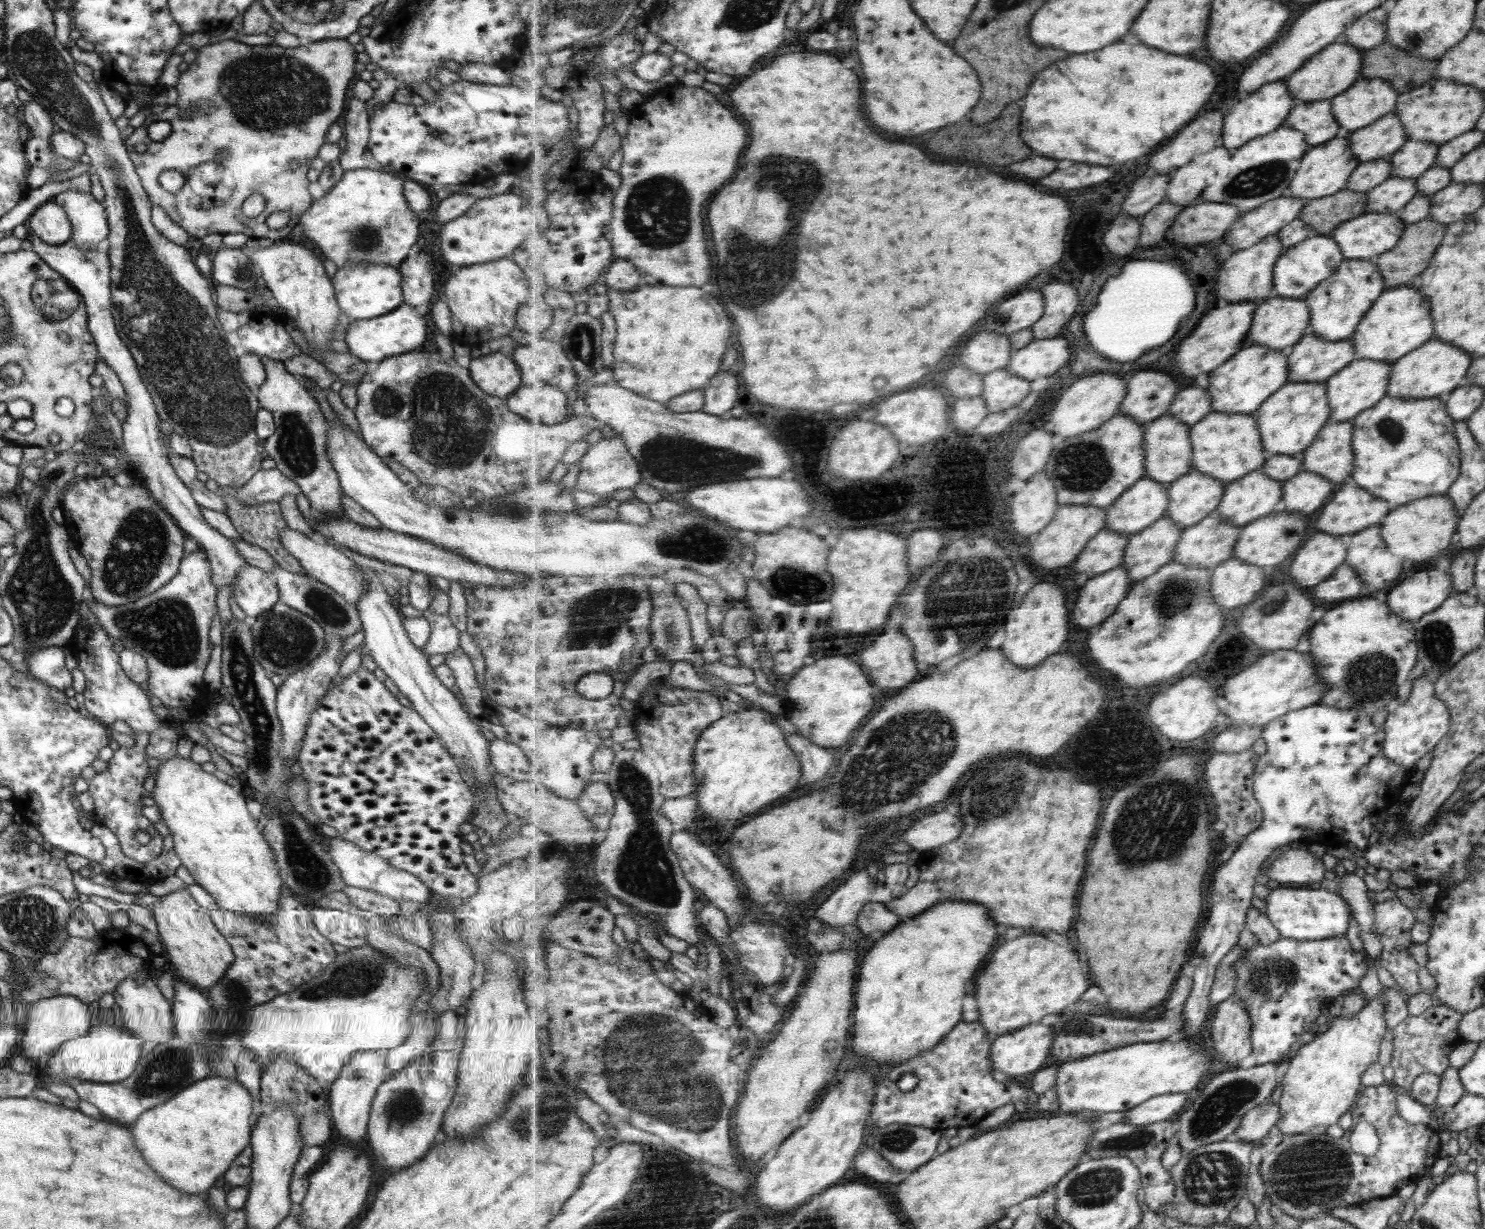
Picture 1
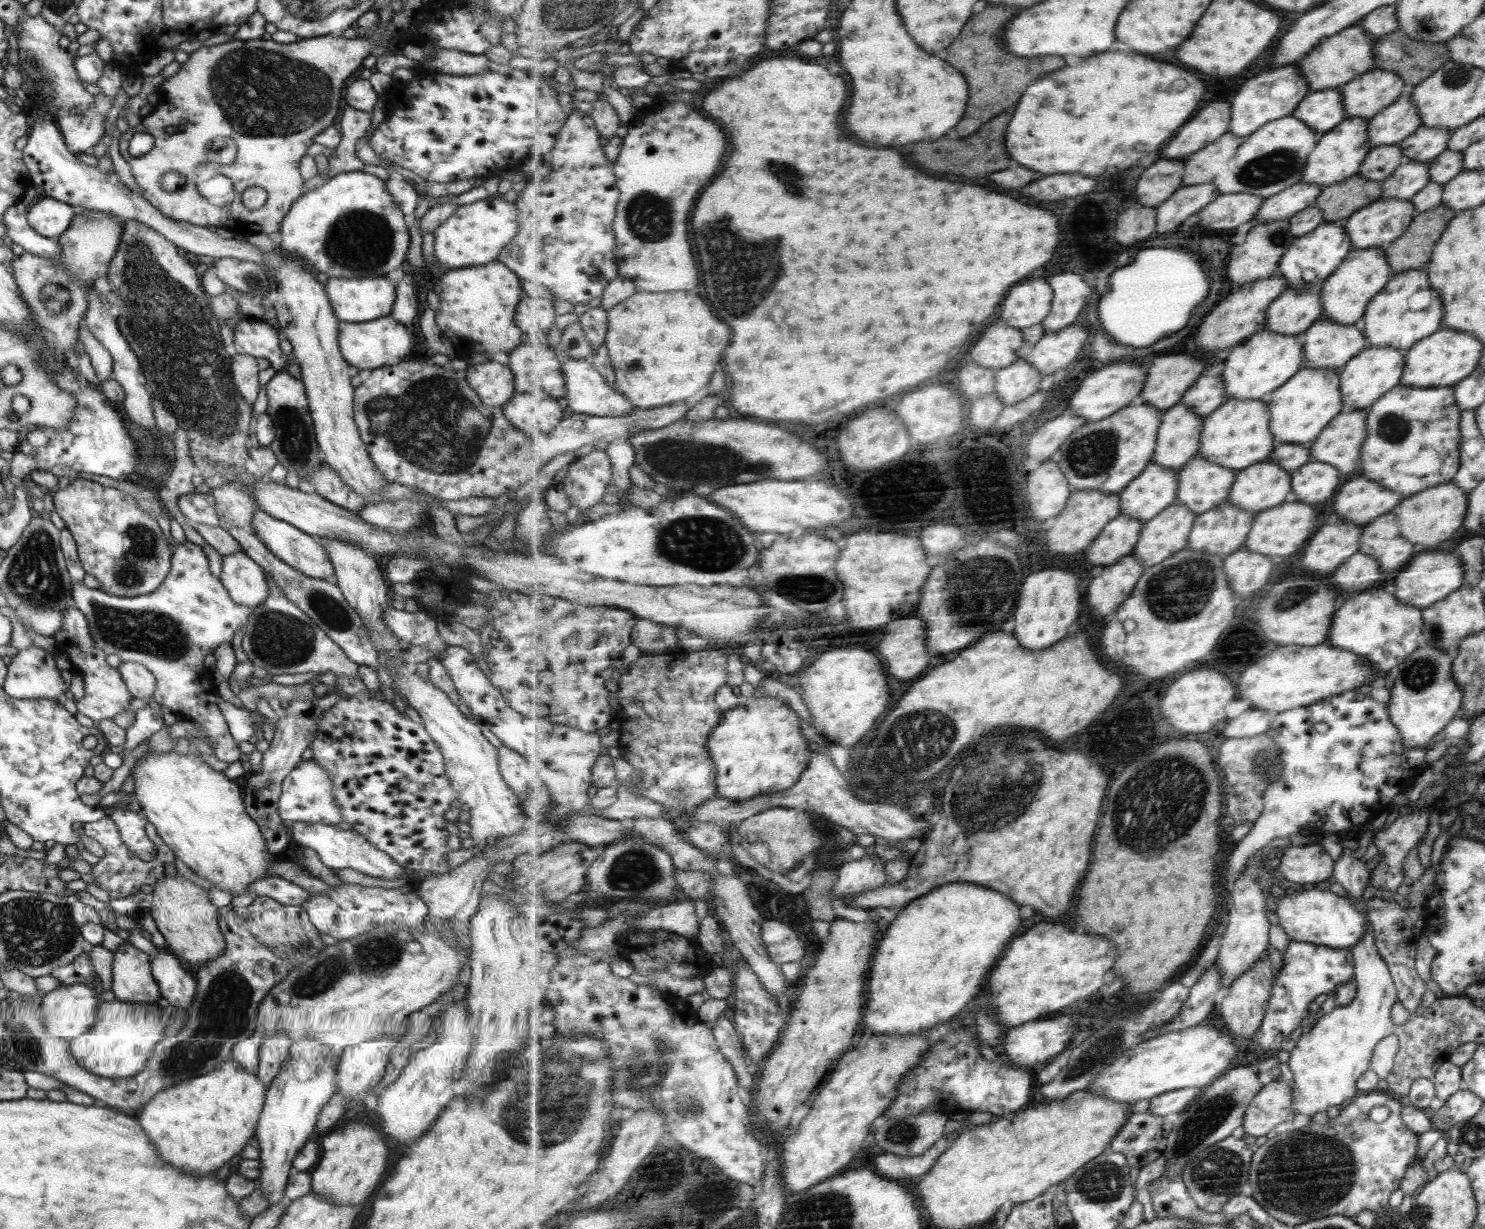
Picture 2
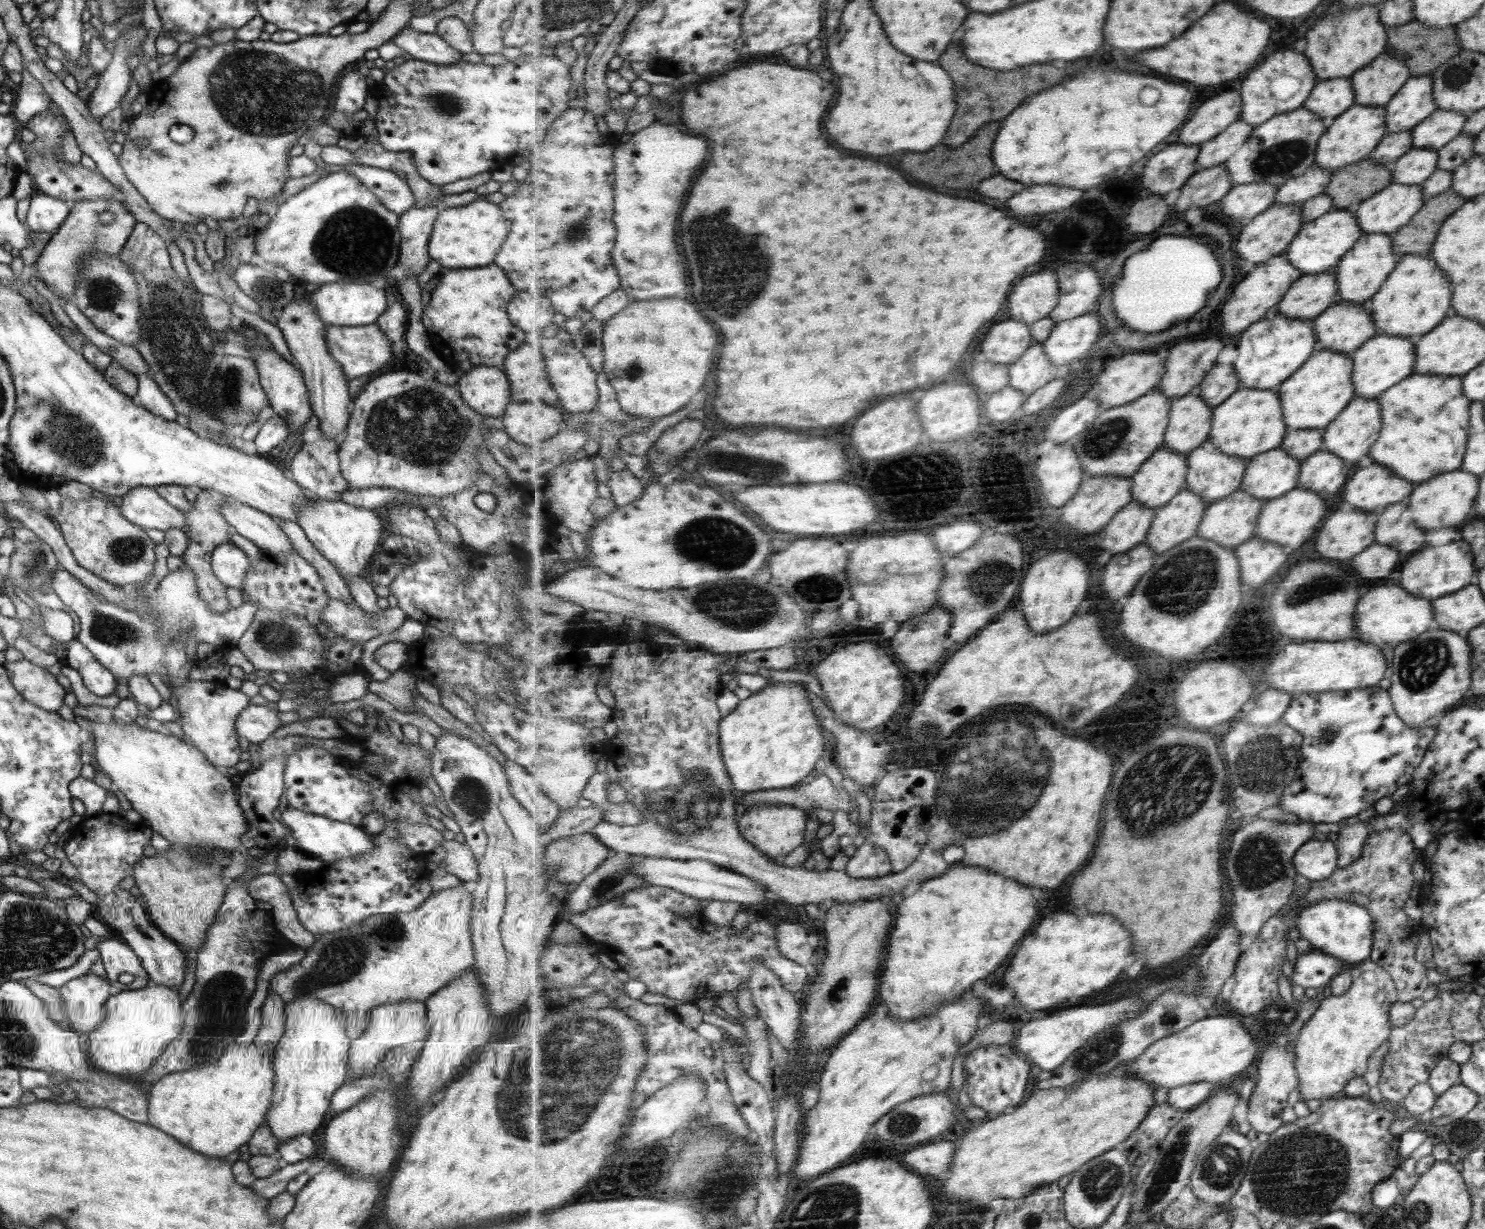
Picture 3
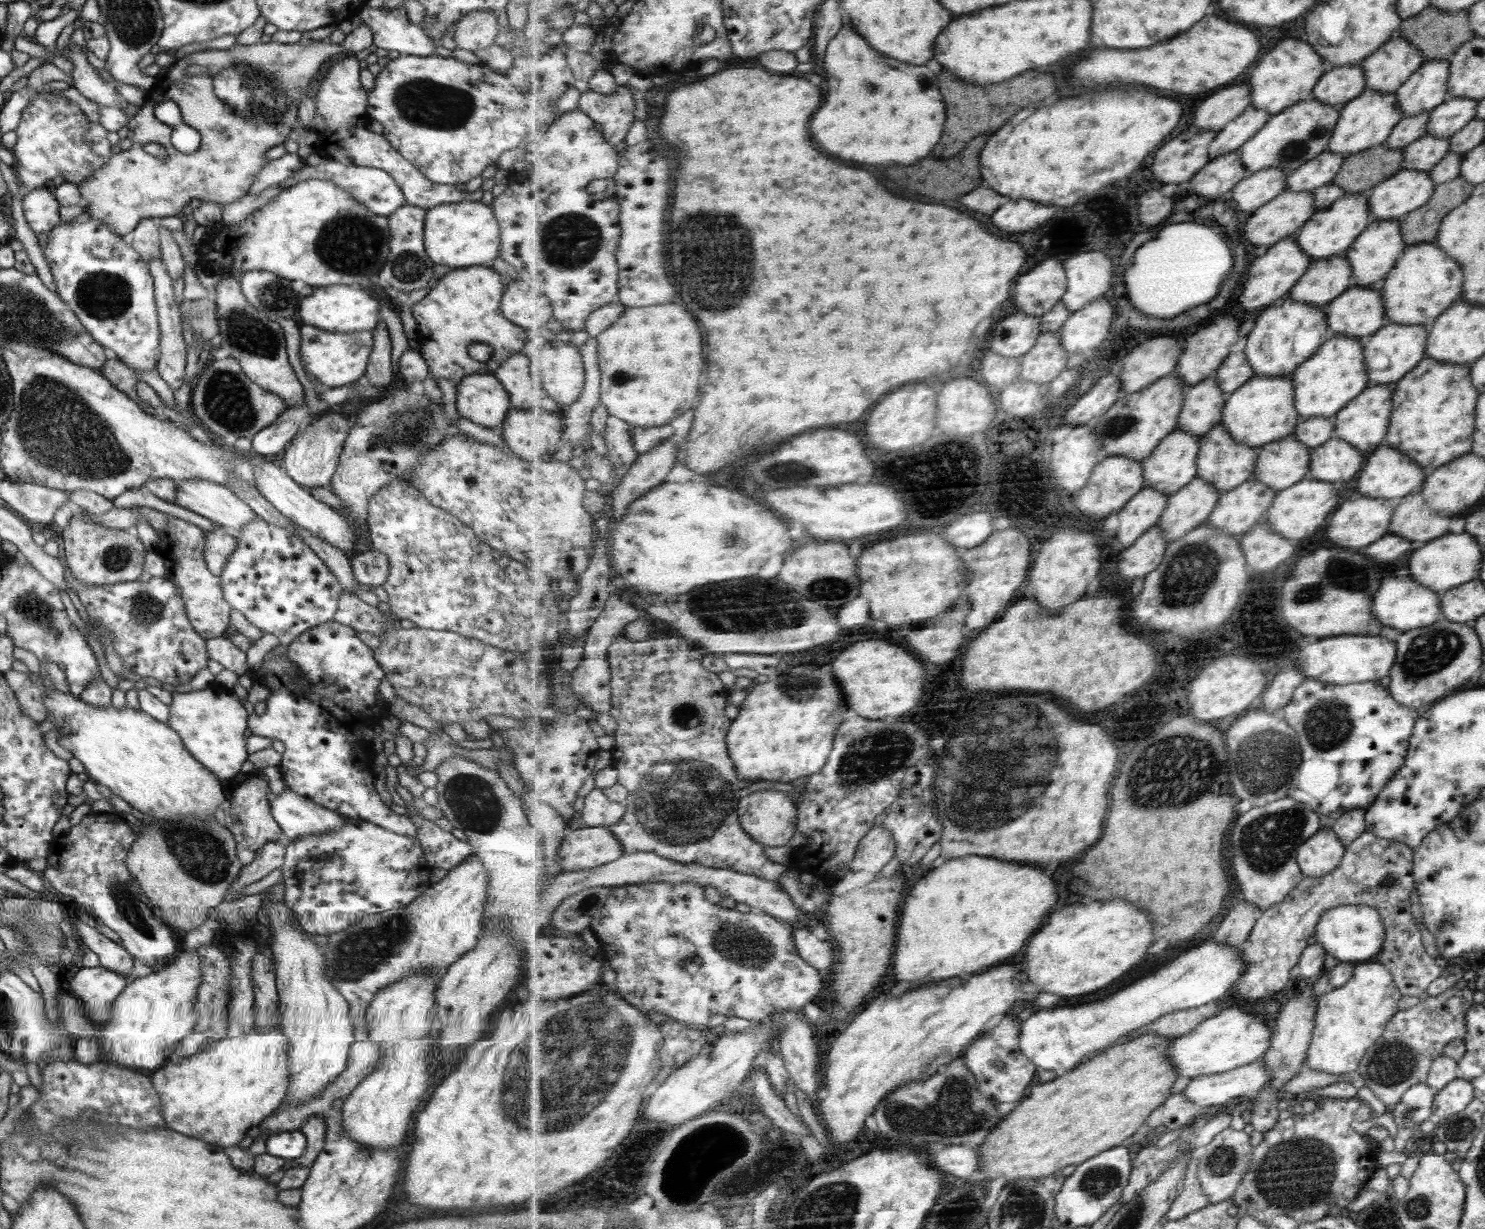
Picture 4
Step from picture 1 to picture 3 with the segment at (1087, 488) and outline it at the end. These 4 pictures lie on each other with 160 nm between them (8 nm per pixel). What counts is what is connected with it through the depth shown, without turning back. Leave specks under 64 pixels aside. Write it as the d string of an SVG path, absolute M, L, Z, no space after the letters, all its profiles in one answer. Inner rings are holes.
M1160 389L1130 404L1105 408L1096 422L1073 442L1085 471L1092 477L1133 478L1157 450L1166 446L1172 409L1173 399Z

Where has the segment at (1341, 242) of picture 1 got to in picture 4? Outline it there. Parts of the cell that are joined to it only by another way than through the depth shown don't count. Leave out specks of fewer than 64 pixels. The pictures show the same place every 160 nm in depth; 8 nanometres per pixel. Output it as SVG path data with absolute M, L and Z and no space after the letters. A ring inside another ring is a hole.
M1401 168L1367 193L1371 219L1400 221L1405 214L1424 206L1434 189L1429 172Z

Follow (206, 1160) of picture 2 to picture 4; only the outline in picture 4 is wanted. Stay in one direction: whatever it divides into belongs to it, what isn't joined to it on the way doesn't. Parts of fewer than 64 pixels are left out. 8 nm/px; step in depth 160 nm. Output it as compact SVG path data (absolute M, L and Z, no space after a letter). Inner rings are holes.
M281 1025L268 1032L254 1029L250 1034L214 1042L207 1051L162 1066L153 1075L151 1082L162 1099L166 1128L226 1150L236 1147L247 1134L256 1132L261 1122L285 1101L290 1085L288 1037L282 1034Z

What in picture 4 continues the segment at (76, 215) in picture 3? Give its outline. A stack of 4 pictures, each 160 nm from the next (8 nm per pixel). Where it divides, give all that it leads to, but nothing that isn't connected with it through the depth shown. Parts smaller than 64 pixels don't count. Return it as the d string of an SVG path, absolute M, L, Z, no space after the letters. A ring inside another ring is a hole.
M330 39L307 46L299 42L283 45L270 41L250 46L236 43L226 50L205 49L178 59L164 76L158 77L154 88L146 92L145 103L129 120L127 127L133 132L132 148L110 155L107 164L78 185L82 200L85 200L82 217L99 220L107 224L114 234L124 237L145 218L183 217L191 205L199 202L214 202L220 207L238 202L238 198L248 194L258 171L268 162L263 158L264 153L286 142L290 132L298 126L298 94L307 96L307 89L322 71L323 64L342 52L341 44L331 43ZM193 64L201 66L206 73L189 76L187 67ZM166 100L176 102L183 123L200 134L200 149L194 154L178 152L171 144L173 128L162 124L154 116L156 104ZM151 142L166 150L165 159L143 152L142 147Z

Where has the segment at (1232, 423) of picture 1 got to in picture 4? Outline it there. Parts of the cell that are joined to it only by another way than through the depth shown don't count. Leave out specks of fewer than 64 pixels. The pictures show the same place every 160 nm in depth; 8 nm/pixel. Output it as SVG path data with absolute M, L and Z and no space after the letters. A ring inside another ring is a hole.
M1255 375L1252 380L1228 396L1222 424L1228 427L1238 442L1260 448L1294 436L1301 419L1293 379Z

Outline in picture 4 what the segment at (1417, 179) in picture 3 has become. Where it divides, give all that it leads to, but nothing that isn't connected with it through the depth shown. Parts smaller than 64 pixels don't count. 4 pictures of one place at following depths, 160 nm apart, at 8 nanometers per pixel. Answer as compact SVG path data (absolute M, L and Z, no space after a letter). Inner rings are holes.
M1425 134L1403 149L1402 169L1429 172L1449 151L1449 139Z

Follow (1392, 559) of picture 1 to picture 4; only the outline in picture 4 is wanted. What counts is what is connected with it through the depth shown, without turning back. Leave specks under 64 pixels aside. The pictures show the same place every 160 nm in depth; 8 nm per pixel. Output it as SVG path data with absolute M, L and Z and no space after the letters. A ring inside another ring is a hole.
M1421 490L1400 498L1393 512L1388 533L1421 545L1448 533L1451 517L1440 514L1423 499Z

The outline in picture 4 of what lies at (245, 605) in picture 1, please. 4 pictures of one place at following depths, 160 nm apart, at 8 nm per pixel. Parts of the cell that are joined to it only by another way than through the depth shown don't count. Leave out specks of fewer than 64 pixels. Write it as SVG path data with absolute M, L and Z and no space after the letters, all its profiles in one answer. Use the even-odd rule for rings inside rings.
M214 525L214 529L206 531L206 546L204 546L204 563L208 570L218 577L222 576L222 570L228 562L230 554L234 554L238 542L220 525Z

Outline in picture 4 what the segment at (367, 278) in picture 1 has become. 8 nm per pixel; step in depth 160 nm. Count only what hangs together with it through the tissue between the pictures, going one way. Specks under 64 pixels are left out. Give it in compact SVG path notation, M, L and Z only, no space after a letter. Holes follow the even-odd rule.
M324 286L320 288L312 288L312 294L306 294L301 299L298 310L299 323L304 325L315 326L320 330L328 330L338 333L354 333L362 331L371 331L377 327L380 322L380 305L378 301L368 292L361 289L359 286Z

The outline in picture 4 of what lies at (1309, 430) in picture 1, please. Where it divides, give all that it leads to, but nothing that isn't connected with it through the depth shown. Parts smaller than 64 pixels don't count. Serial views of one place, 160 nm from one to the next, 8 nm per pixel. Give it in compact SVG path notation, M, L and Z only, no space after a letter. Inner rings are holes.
M1334 335L1309 361L1300 365L1293 381L1302 418L1326 417L1333 420L1353 398L1360 396L1369 387L1365 351L1361 344L1362 341L1356 338Z

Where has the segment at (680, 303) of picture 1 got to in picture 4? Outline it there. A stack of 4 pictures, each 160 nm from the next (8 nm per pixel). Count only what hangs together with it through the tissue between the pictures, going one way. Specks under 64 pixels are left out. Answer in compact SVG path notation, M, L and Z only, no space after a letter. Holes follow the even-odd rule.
M686 306L629 308L598 341L603 370L602 398L611 414L636 427L648 428L670 424L694 408L706 358L700 322Z

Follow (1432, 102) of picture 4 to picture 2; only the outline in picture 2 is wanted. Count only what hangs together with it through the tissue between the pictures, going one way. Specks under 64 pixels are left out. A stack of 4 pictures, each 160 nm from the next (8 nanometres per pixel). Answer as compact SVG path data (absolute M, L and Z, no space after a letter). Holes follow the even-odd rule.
M1407 89L1398 100L1394 100L1369 121L1369 141L1374 147L1398 145L1421 125L1418 109Z

